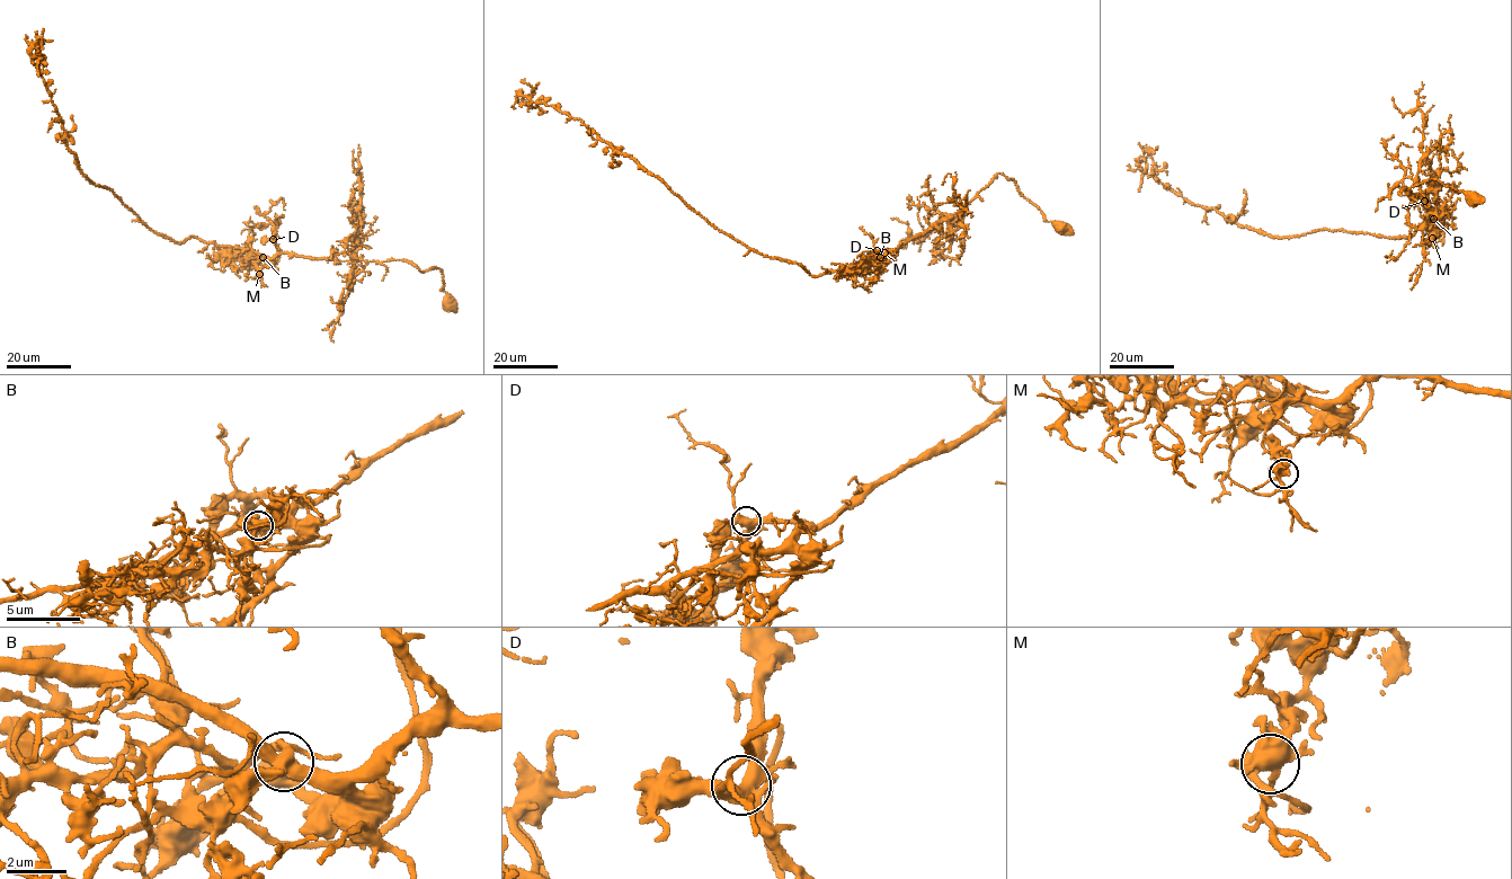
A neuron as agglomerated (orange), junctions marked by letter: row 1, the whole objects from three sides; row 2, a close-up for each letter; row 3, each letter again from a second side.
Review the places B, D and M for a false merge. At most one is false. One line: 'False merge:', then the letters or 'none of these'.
False merge: B

